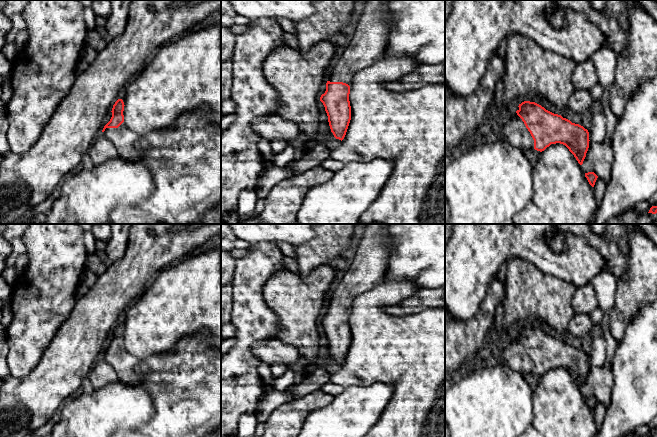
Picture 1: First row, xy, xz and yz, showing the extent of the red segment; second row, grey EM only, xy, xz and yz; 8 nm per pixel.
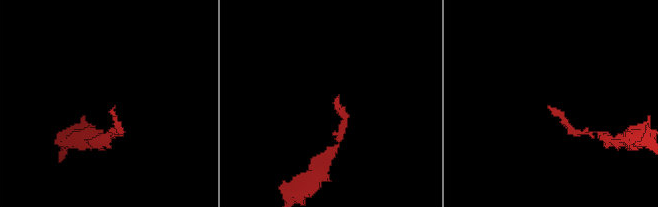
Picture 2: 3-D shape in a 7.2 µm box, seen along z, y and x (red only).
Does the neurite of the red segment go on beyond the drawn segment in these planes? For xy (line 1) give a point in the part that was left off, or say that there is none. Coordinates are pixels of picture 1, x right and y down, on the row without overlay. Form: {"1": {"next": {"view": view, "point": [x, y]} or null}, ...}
{"1": {"next": {"view": "xy", "point": [124, 364]}}}

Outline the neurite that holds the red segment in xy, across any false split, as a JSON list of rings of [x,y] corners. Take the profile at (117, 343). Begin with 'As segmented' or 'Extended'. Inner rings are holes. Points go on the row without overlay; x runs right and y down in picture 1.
Extended. [[[118,323],[112,332],[112,341],[102,356],[114,368],[119,381],[134,385],[140,383],[142,375],[136,370],[139,359],[132,356],[124,346],[124,326]]]

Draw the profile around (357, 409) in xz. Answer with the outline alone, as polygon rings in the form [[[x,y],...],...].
[[[393,384],[351,385],[330,404],[310,412],[297,437],[364,437],[393,395]]]

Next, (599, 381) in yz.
[[[589,365],[589,372],[583,385],[584,397],[594,396],[606,408],[611,401],[613,376],[610,368]]]

